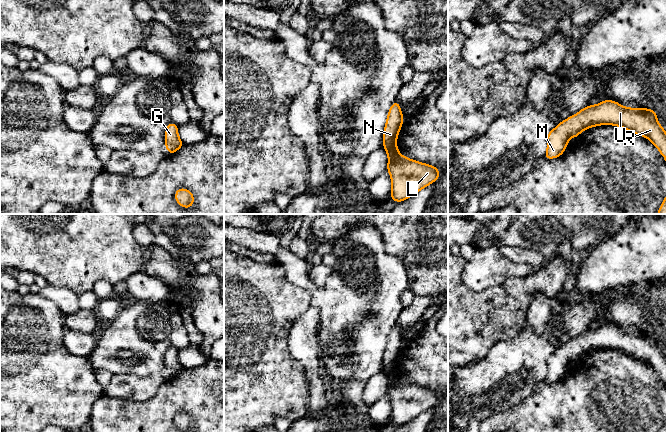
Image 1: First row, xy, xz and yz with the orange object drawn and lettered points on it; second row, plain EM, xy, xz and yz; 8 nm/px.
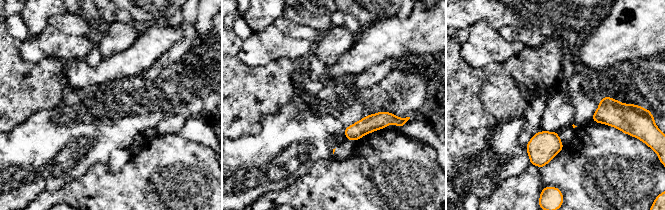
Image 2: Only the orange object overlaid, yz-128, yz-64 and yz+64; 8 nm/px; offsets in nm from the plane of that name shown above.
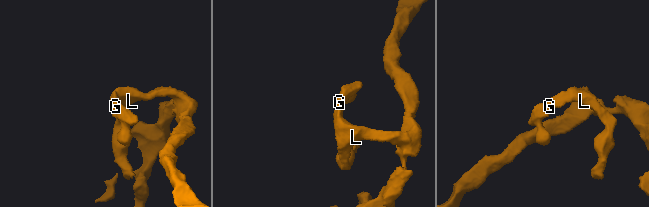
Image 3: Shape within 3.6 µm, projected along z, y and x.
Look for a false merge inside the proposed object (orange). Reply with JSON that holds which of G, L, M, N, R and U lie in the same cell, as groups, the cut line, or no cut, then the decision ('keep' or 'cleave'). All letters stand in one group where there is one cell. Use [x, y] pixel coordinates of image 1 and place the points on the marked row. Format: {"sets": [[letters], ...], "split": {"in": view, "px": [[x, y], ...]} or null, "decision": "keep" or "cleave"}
{"sets": [["G", "L", "M", "N", "R", "U"]], "split": null, "decision": "keep"}

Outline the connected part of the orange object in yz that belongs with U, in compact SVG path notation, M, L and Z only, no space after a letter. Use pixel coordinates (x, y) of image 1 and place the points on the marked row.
M604 100L597 105L586 106L577 114L563 120L547 135L547 152L543 158L554 159L565 152L566 145L569 144L569 137L578 137L579 134L588 128L598 125L615 125L626 129L634 134L649 139L660 151L666 161L666 132L657 121L657 113L649 108L636 109L620 105L616 101Z

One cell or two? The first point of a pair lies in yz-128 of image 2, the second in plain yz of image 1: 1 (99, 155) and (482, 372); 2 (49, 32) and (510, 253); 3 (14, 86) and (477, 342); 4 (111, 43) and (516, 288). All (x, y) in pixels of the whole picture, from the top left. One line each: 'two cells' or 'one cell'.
1: one cell
2: two cells
3: one cell
4: one cell

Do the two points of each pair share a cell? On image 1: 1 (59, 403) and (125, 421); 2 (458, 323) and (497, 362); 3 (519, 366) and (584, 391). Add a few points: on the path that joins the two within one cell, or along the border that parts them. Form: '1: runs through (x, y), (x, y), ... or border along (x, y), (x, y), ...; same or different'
1: border along (102, 394), (92, 406), (89, 421); different
2: border along (507, 339), (497, 341), (483, 358), (467, 364); different
3: border along (542, 381), (534, 386), (533, 391), (526, 398); different

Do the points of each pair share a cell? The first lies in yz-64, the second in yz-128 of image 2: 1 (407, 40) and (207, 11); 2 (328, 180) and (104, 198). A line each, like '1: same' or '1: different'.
1: different
2: same

